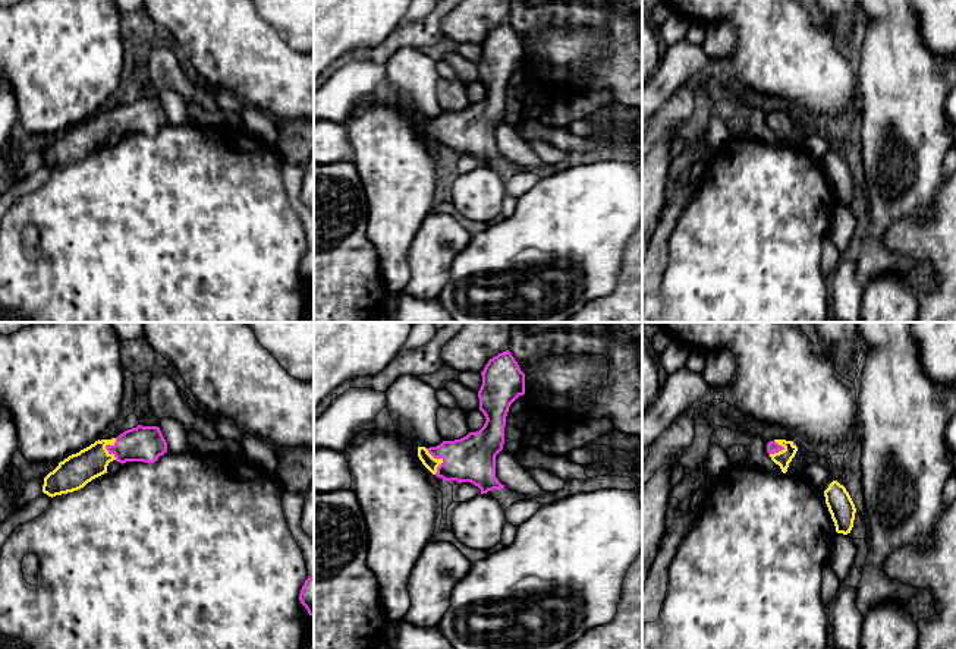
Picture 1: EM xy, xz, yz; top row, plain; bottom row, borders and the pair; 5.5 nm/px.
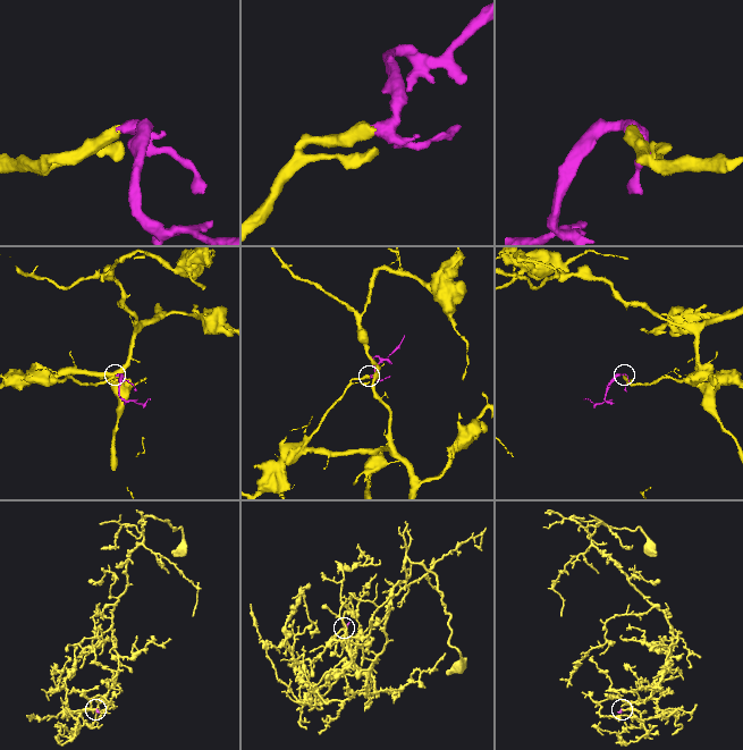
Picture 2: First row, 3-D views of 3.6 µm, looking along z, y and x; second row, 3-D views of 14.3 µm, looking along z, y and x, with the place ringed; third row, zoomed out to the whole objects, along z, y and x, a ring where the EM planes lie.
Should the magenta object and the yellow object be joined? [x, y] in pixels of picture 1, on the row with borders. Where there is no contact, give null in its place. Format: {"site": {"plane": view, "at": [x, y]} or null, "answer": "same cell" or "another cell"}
{"site": {"plane": "xy", "at": [106, 447]}, "answer": "same cell"}

